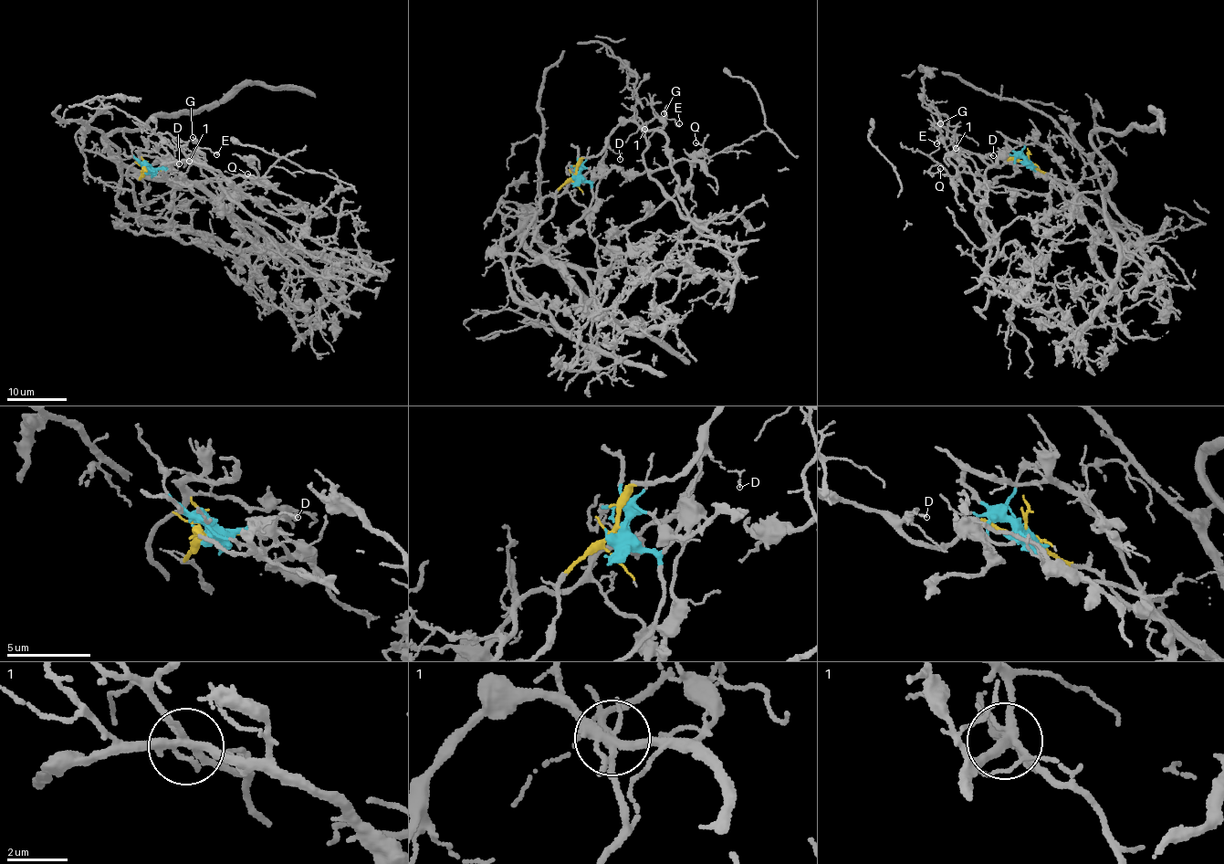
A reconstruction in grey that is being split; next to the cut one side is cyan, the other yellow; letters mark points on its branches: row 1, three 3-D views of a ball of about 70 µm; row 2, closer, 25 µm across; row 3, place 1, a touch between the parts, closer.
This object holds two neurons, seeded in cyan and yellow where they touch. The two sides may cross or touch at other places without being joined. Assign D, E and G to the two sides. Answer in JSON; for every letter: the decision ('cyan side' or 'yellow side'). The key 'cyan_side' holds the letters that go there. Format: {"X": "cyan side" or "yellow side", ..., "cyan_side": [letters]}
{"D": "yellow side", "E": "yellow side", "G": "yellow side", "cyan_side": []}

